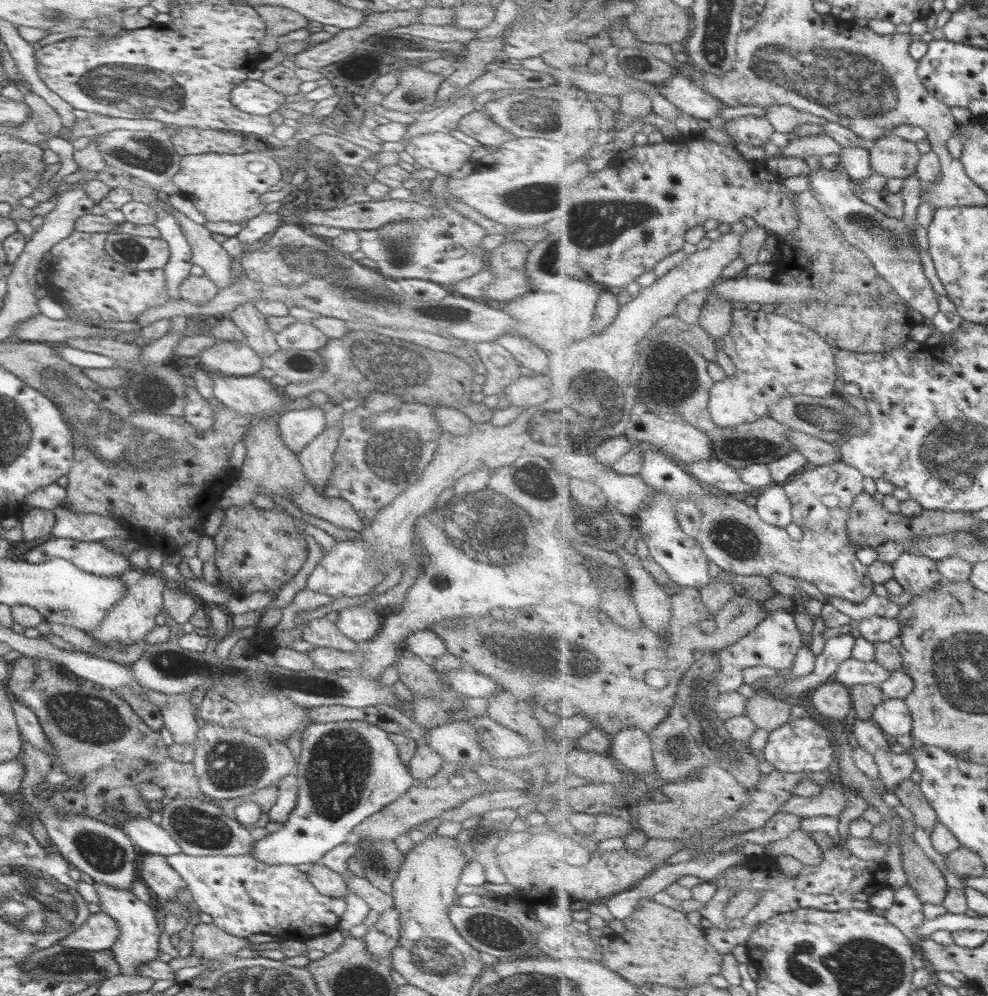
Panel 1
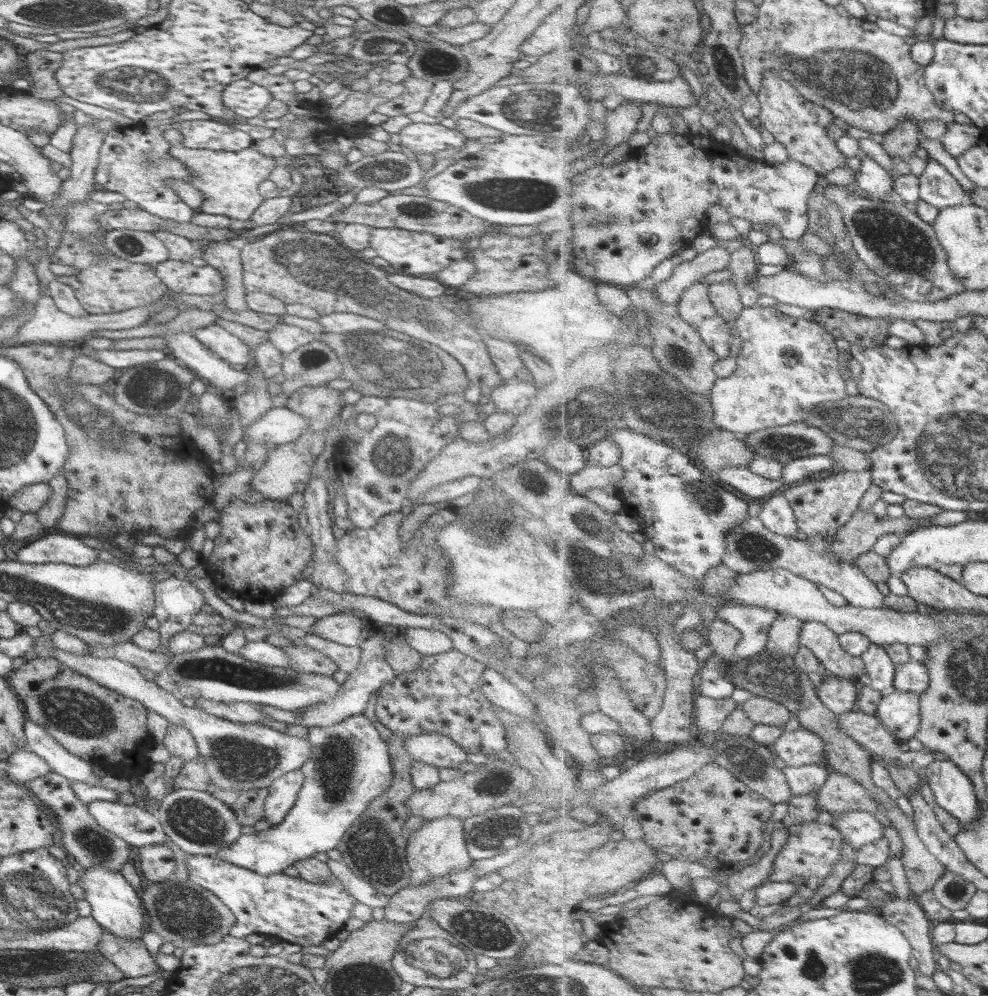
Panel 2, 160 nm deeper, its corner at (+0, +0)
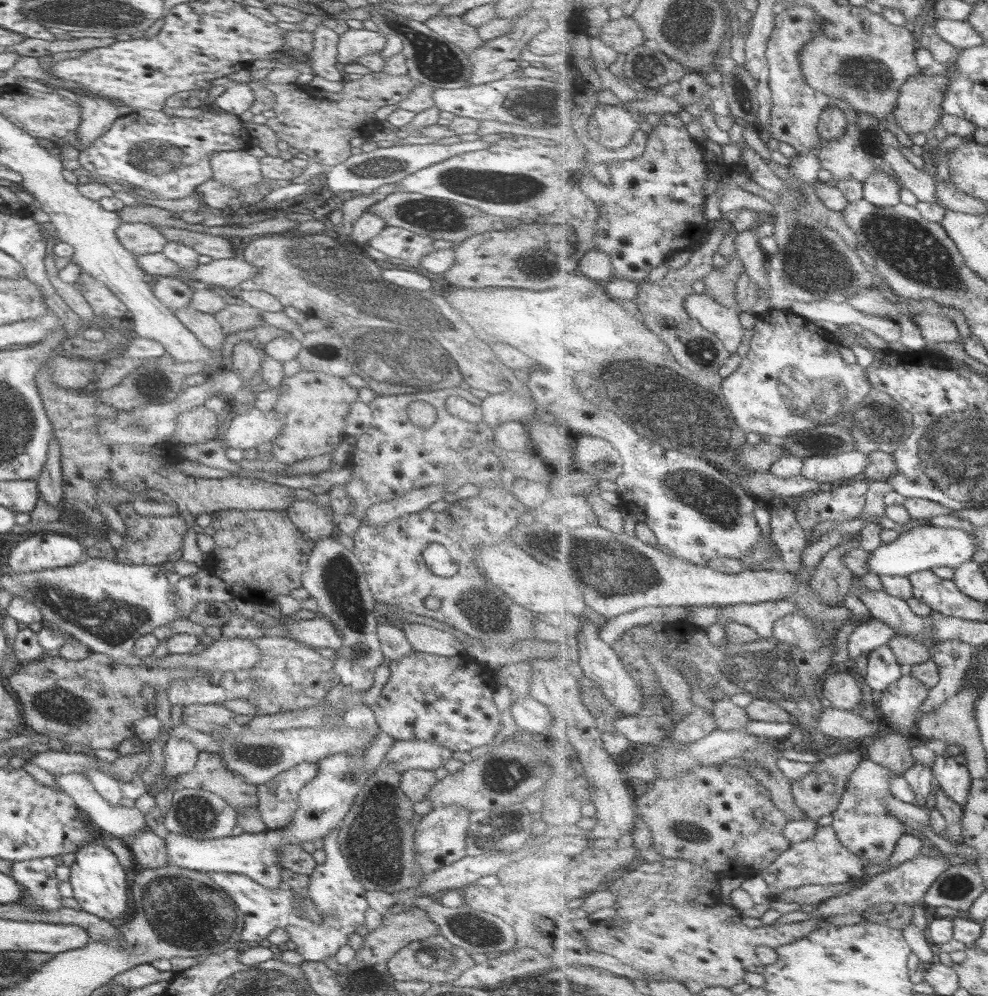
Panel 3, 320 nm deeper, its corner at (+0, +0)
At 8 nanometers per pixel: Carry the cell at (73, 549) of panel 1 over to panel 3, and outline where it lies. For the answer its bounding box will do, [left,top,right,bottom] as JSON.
[4,532,85,574]

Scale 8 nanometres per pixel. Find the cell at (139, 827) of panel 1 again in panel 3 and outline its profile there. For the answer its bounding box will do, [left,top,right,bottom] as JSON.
[54,773,147,842]

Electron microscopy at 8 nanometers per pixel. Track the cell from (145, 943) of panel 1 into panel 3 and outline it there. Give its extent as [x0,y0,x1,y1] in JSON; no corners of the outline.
[68,839,127,920]

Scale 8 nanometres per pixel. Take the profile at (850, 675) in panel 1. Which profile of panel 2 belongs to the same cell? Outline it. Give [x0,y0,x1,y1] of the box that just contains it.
[800,622,867,683]

